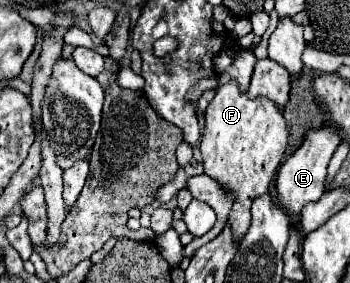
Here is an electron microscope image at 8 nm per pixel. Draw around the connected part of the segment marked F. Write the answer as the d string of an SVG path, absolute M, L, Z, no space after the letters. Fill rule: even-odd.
M234 81L222 85L206 109L206 127L200 139L204 173L224 187L234 197L232 211L226 225L232 227L234 243L240 245L250 227L250 203L270 189L272 179L282 163L282 155L288 147L286 121L268 99L248 99L238 91Z

